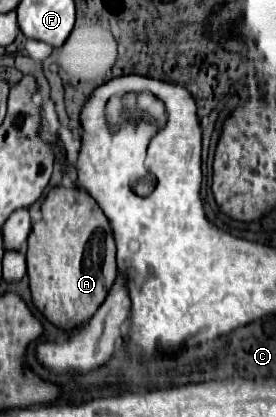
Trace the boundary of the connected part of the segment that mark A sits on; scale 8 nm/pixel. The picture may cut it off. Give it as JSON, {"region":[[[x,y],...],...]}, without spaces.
{"region":[[[73,187],[51,189],[41,205],[41,221],[33,223],[27,245],[27,277],[33,305],[45,319],[61,329],[83,327],[107,299],[115,283],[115,243],[107,217],[99,205],[83,191]]]}

